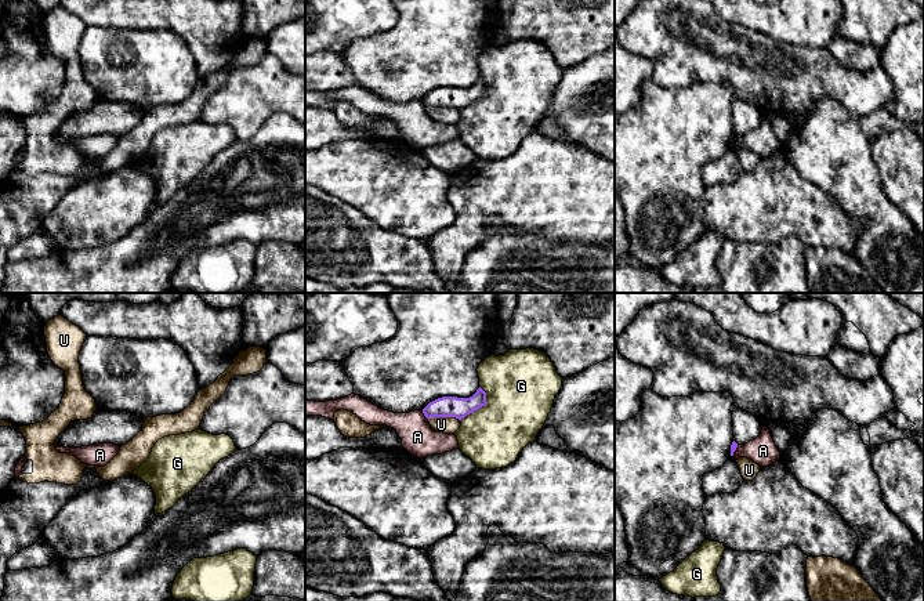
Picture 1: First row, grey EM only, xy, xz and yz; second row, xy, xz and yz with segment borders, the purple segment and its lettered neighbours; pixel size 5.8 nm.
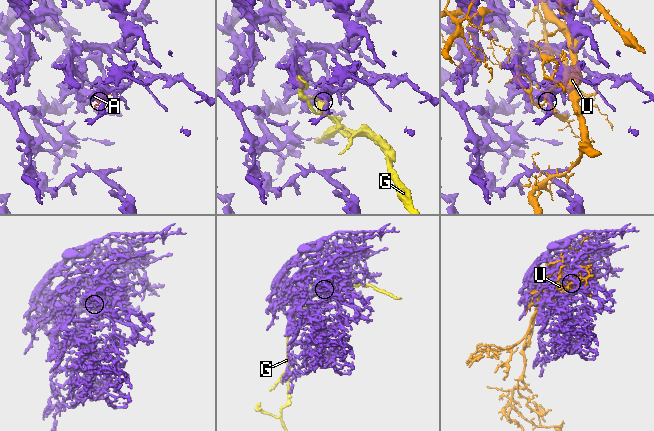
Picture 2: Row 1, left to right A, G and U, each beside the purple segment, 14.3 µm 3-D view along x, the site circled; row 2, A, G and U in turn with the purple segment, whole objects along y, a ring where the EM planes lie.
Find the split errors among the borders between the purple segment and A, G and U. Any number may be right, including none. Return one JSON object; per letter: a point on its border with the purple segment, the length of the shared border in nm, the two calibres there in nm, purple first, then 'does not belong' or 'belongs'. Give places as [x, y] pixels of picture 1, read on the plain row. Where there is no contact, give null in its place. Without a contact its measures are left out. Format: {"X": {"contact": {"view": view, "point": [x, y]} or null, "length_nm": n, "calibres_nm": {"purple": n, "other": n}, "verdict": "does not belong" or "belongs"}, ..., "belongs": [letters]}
{"A": {"contact": {"view": "xz", "point": [424, 105]}, "length_nm": 70, "calibres_nm": {"purple": 130, "other": 190}, "verdict": "does not belong"}, "G": {"contact": {"view": "xz", "point": [481, 97]}, "length_nm": 240, "calibres_nm": {"purple": 130, "other": 400}, "verdict": "does not belong"}, "U": {"contact": {"view": "xz", "point": [444, 107]}, "length_nm": 180, "calibres_nm": {"purple": 130, "other": 100}, "verdict": "does not belong"}, "belongs": []}

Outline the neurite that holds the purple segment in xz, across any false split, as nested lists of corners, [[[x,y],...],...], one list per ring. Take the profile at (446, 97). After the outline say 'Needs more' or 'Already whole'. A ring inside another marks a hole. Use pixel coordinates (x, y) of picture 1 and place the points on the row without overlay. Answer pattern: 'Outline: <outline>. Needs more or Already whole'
Outline: [[[479,77],[470,88],[442,87],[430,93],[423,104],[431,108],[456,108],[464,109],[467,105],[486,95],[486,83]]]. Already whole

